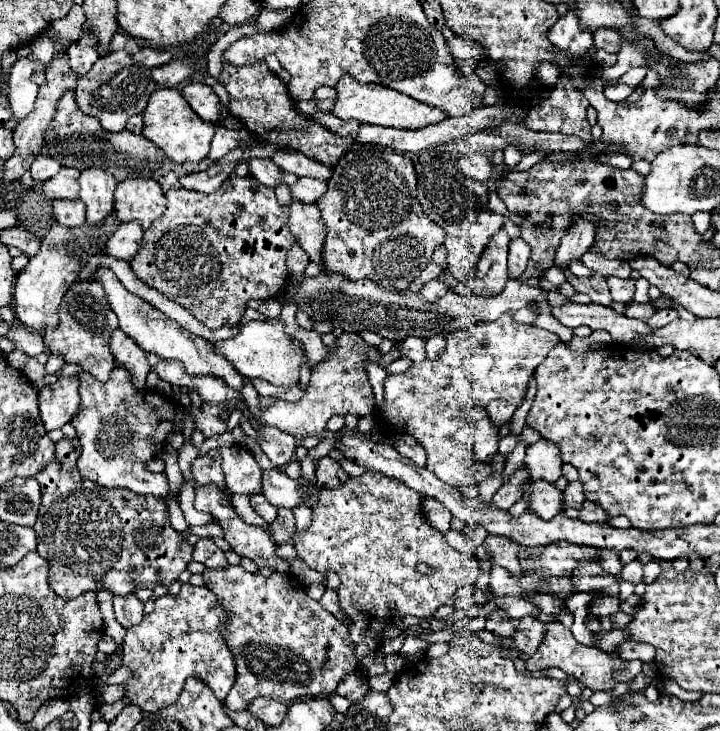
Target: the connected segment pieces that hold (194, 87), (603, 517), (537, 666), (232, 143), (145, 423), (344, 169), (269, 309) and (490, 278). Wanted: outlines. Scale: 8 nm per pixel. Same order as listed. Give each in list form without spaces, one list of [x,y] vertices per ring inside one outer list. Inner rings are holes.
[[[191,82],[189,86],[185,86],[181,90],[181,94],[191,104],[191,108],[199,114],[201,120],[207,120],[211,124],[219,124],[223,108],[221,108],[221,102],[219,102],[217,94],[207,84]]]
[[[585,500],[583,508],[579,510],[579,518],[583,522],[607,522],[609,520],[609,514],[605,510],[601,510],[597,504]]]
[[[549,622],[543,644],[527,660],[527,670],[531,670],[531,672],[533,670],[547,670],[547,668],[563,670],[567,676],[575,678],[585,688],[591,688],[593,692],[601,692],[601,690],[609,692],[609,690],[613,690],[621,682],[629,684],[641,672],[641,662],[639,660],[625,662],[625,660],[621,660],[615,654],[609,654],[609,652],[603,652],[599,648],[591,648],[591,646],[585,646],[585,644],[579,644],[573,638],[570,629],[565,628],[561,622]]]
[[[217,126],[215,138],[213,138],[213,144],[211,144],[211,152],[207,154],[207,158],[209,160],[219,160],[227,152],[231,152],[233,148],[239,148],[239,142],[243,142],[243,140],[253,142],[251,132],[247,132],[245,128],[243,130],[229,130],[225,126]]]
[[[115,368],[111,372],[109,382],[101,384],[99,380],[93,380],[93,376],[89,376],[89,372],[79,372],[79,396],[81,396],[81,406],[75,414],[75,418],[71,420],[71,424],[77,430],[77,438],[81,442],[83,454],[79,458],[79,472],[81,476],[85,476],[85,480],[93,480],[95,484],[101,484],[105,488],[129,488],[137,494],[153,494],[153,496],[161,496],[165,498],[169,492],[169,482],[165,478],[165,474],[153,474],[149,470],[145,470],[145,462],[149,458],[153,458],[153,446],[157,446],[159,442],[165,442],[167,436],[171,432],[177,432],[183,428],[181,416],[183,416],[183,408],[169,402],[167,398],[163,398],[159,392],[137,392],[133,388],[133,384],[129,382],[129,372],[125,372],[123,368]]]
[[[355,146],[355,150],[349,150],[333,168],[333,176],[327,184],[327,192],[317,202],[321,210],[321,218],[325,220],[329,234],[325,240],[323,260],[325,268],[329,272],[341,272],[349,280],[357,278],[371,278],[383,288],[397,288],[407,290],[407,286],[413,282],[415,276],[425,270],[425,266],[431,262],[433,250],[443,244],[445,232],[441,226],[437,226],[433,220],[429,220],[415,196],[415,172],[413,162],[407,154],[397,154],[393,150],[367,150],[369,146]],[[345,208],[351,208],[351,220],[347,218]]]
[[[249,300],[247,306],[253,306],[269,318],[277,318],[281,314],[281,304],[277,304],[277,300]]]
[[[505,230],[493,234],[489,244],[485,246],[485,252],[481,254],[481,260],[475,268],[475,276],[469,282],[469,288],[473,294],[481,296],[495,296],[503,290],[507,276],[507,250],[509,250],[509,236]]]

